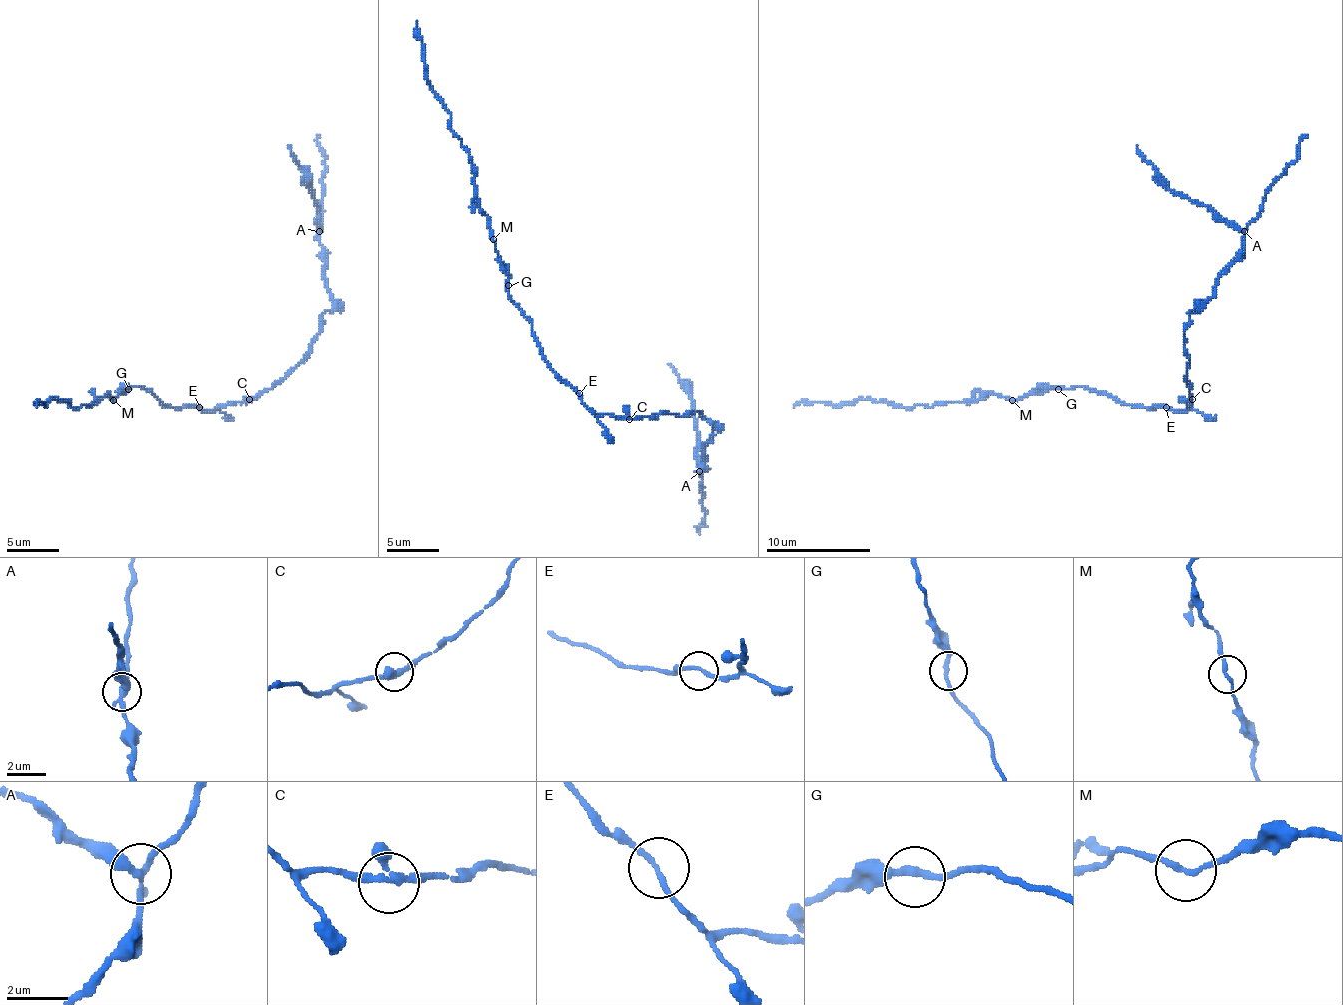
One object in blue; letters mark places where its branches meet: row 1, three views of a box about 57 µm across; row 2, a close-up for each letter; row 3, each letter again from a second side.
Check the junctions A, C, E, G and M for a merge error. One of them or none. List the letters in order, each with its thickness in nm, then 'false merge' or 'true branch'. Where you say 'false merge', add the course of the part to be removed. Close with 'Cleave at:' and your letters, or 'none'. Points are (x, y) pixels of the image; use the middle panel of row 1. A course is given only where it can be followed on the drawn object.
A: 240 nm thick; false merge; foreign part runs (699, 471), (694, 401), (689, 387), (668, 364)
C: 240 nm thick; true branch
E: 170 nm thick; true branch
G: 240 nm thick; true branch
M: 160 nm thick; true branch
Cleave at: A

